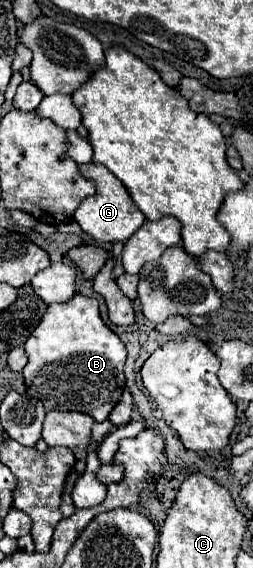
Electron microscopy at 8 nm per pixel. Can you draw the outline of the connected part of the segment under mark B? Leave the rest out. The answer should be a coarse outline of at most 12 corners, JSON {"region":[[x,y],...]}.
{"region":[[97,299],[47,305],[25,341],[27,395],[105,421],[127,349]]}

